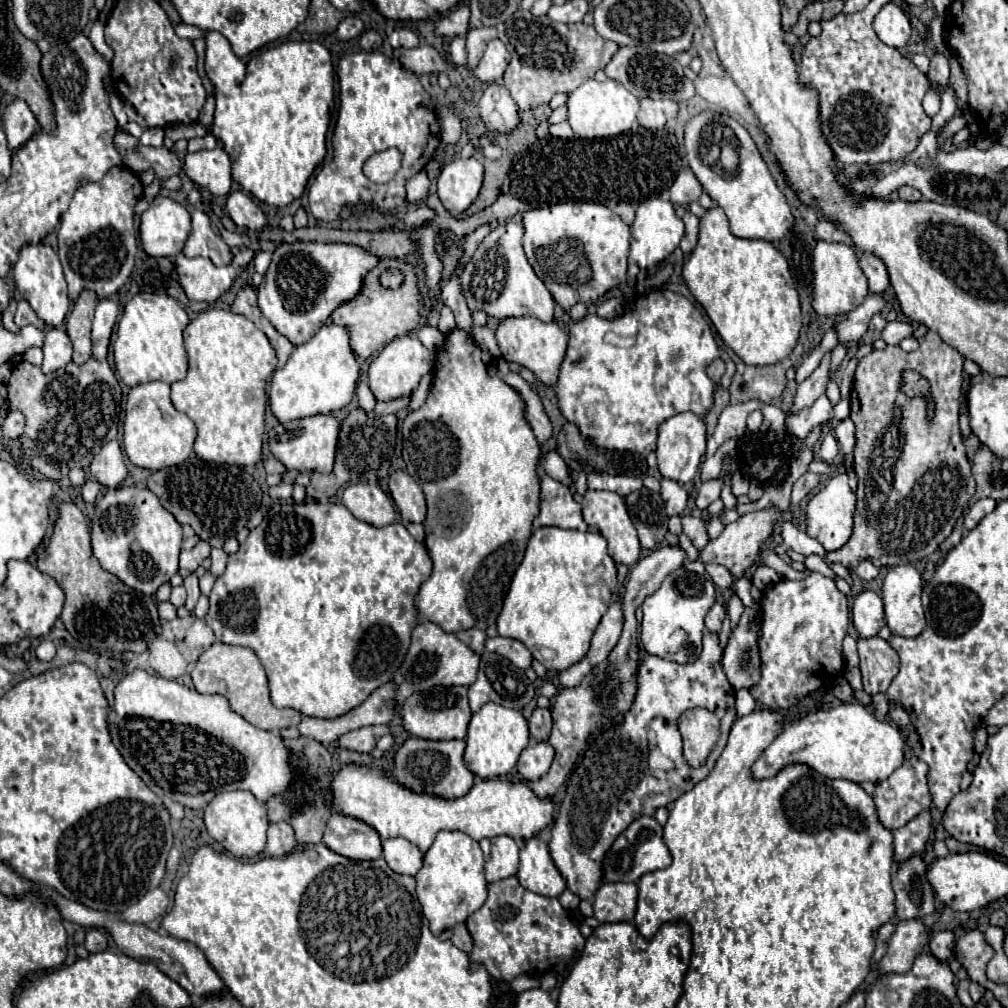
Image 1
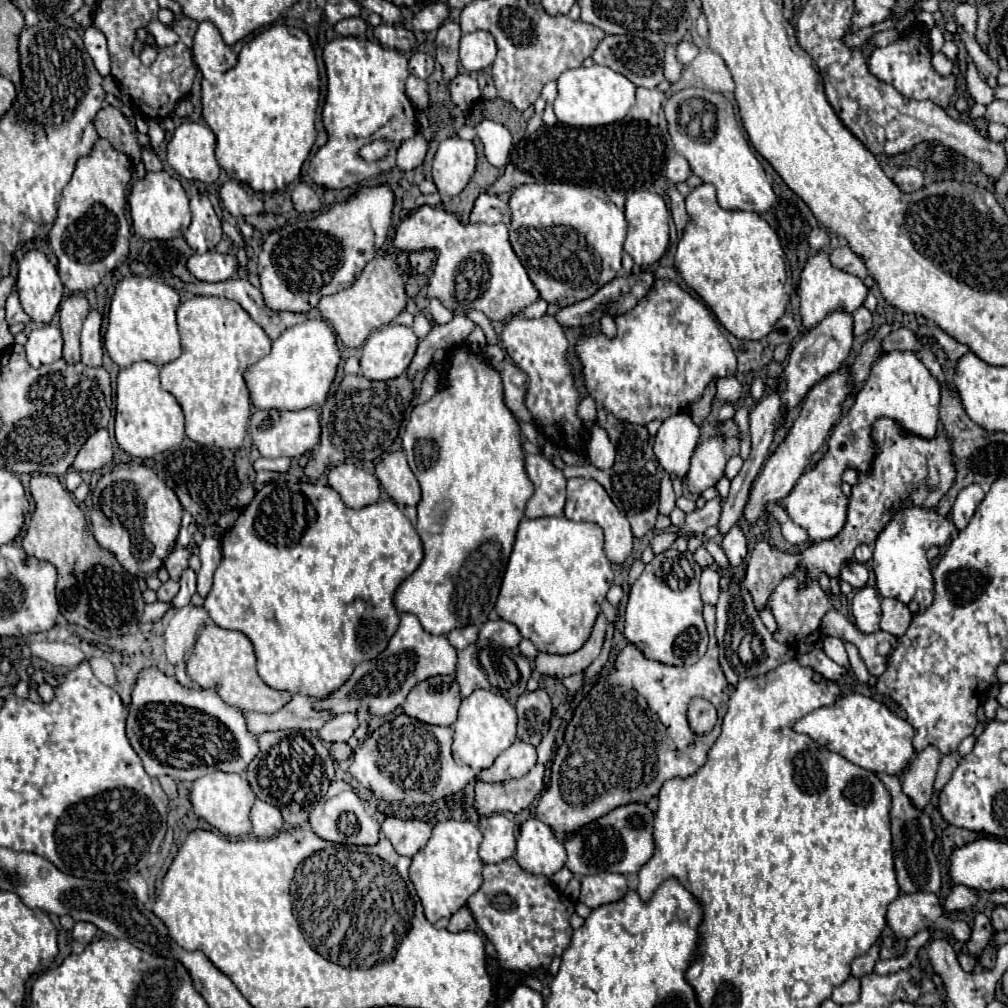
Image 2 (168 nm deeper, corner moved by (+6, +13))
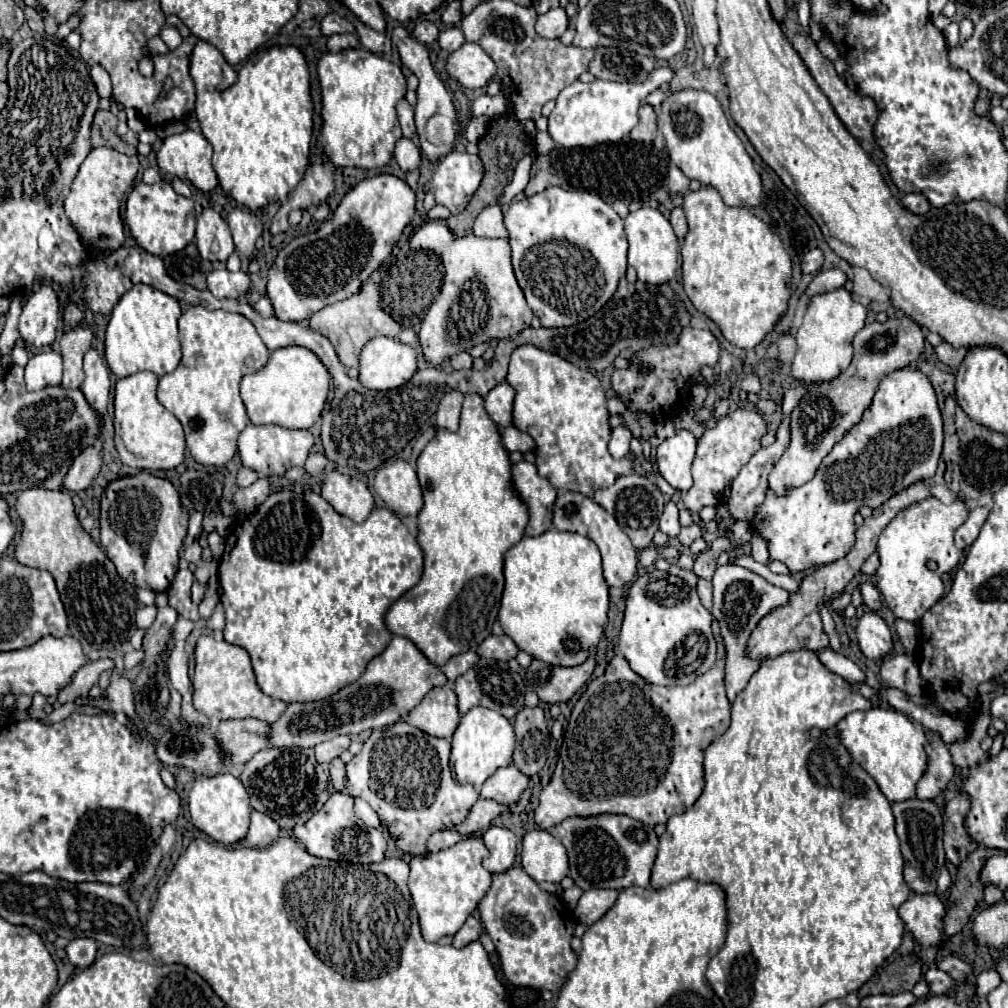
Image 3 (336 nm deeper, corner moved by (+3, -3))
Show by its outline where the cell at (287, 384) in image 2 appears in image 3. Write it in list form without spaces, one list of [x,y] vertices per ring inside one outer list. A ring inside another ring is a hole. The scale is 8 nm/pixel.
[[[285,346],[285,348],[271,352],[269,362],[259,372],[249,374],[241,380],[241,398],[245,402],[249,420],[253,424],[279,424],[283,428],[311,428],[325,408],[327,394],[329,394],[329,382],[331,382],[331,376],[327,368],[311,350],[303,346]]]

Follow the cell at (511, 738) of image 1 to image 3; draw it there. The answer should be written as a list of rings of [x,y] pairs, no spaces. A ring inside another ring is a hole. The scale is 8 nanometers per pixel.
[[[481,706],[471,708],[467,714],[461,716],[461,724],[453,734],[451,770],[455,772],[461,784],[467,782],[479,788],[487,778],[495,774],[497,768],[507,766],[511,762],[513,748],[515,748],[515,732],[511,722],[505,716]]]

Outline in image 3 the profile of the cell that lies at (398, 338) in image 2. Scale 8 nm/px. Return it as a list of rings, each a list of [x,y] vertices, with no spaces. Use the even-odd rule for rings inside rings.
[[[375,338],[365,344],[359,362],[359,382],[369,390],[393,390],[407,384],[417,370],[417,350],[395,338]]]

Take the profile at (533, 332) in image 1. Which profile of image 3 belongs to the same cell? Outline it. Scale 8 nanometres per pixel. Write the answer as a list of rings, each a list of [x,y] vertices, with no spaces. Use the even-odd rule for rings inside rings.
[[[523,344],[511,354],[507,382],[515,388],[513,424],[535,440],[537,470],[559,490],[573,490],[591,496],[597,488],[607,488],[617,476],[633,474],[629,458],[615,460],[607,452],[609,414],[607,398],[599,380],[537,346]]]

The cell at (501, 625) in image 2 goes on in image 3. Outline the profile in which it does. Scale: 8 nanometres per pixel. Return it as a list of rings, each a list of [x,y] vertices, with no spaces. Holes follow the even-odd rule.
[[[491,634],[491,636],[487,636],[481,644],[479,644],[479,648],[477,648],[477,654],[481,656],[481,658],[491,658],[491,660],[511,660],[511,658],[515,658],[517,656],[517,646],[515,646],[515,642],[507,636],[507,634],[501,634],[501,636],[495,636],[495,634]]]

